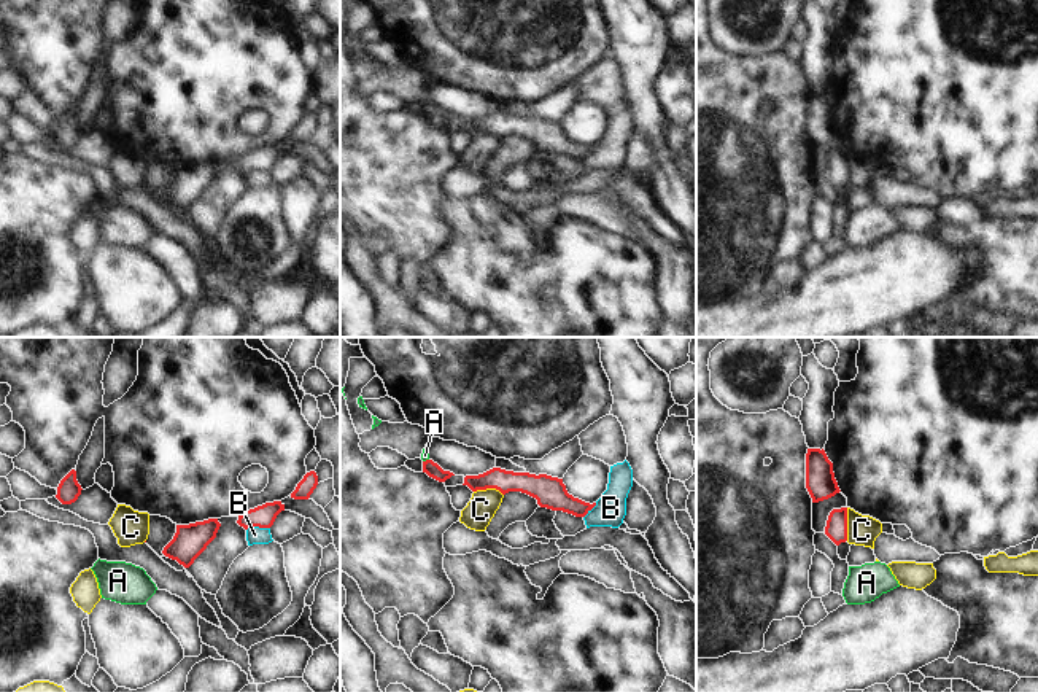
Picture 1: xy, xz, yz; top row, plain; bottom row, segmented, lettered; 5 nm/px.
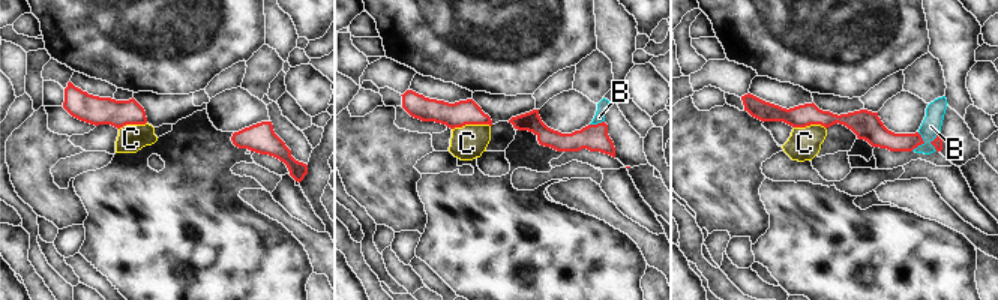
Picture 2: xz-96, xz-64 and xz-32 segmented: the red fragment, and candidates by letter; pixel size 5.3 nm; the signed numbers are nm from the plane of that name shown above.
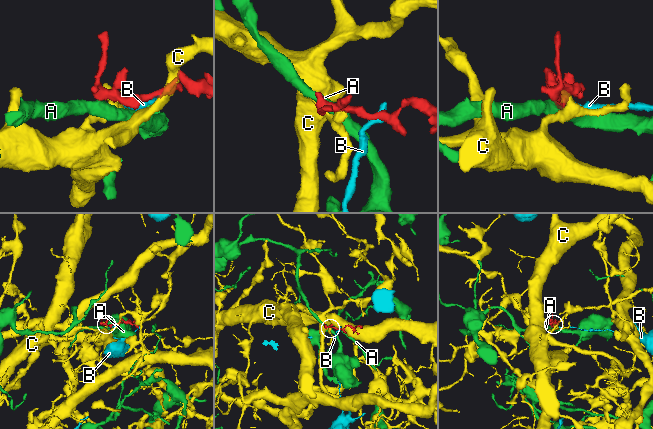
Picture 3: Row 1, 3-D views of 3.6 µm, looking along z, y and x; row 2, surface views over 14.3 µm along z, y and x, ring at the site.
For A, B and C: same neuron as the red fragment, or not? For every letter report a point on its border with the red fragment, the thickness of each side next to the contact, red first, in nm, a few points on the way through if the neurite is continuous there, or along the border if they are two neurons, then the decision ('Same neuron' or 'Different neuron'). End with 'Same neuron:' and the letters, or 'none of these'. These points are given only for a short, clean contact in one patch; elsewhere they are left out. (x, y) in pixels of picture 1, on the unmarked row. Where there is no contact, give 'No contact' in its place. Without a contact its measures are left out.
A: Touches red at xz (426, 104). Thickness 80 nm (red) against 50 nm. Boundary: xz (428, 102), (423, 105). Different neuron
B: Touches red at xy (258, 169). Thickness 120 nm (red) against 90 nm. Boundary: xy (269, 171), (250, 171), (247, 174). Different neuron
C: Touches red at yz (846, 167). Thickness 110 nm (red) against 160 nm. Boundary: yz (846, 151), (848, 183). Different neuron
Same neuron: none of these

